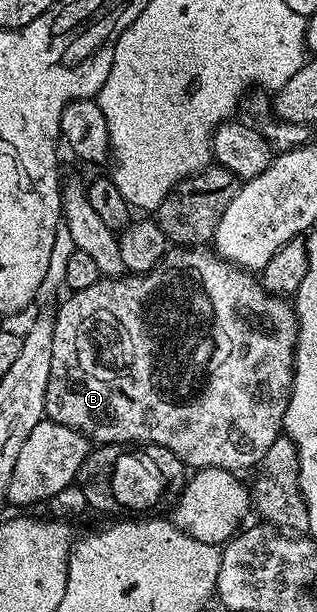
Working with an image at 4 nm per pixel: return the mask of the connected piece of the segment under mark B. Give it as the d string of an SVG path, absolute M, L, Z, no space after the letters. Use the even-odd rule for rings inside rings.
M173 247L150 273L107 277L68 294L69 298L55 309L51 343L51 379L47 379L45 417L63 427L79 431L90 442L101 445L148 443L162 445L190 470L252 470L267 455L267 447L282 432L289 392L293 386L293 355L297 348L297 314L284 296L270 295L252 272L224 261L209 247ZM170 381L169 386L161 385Z

